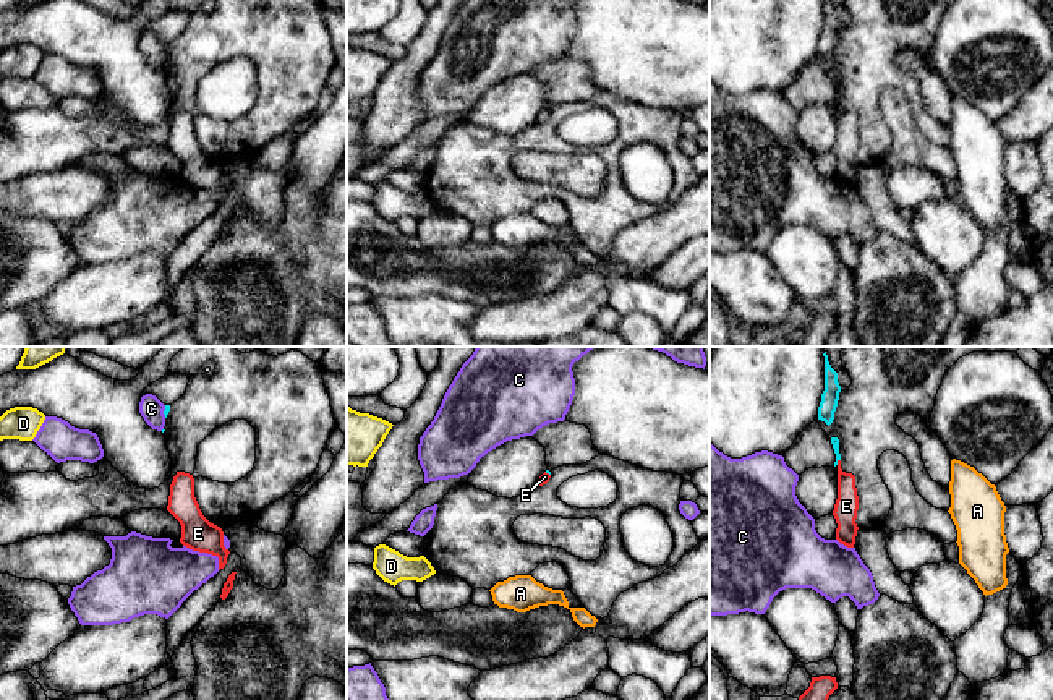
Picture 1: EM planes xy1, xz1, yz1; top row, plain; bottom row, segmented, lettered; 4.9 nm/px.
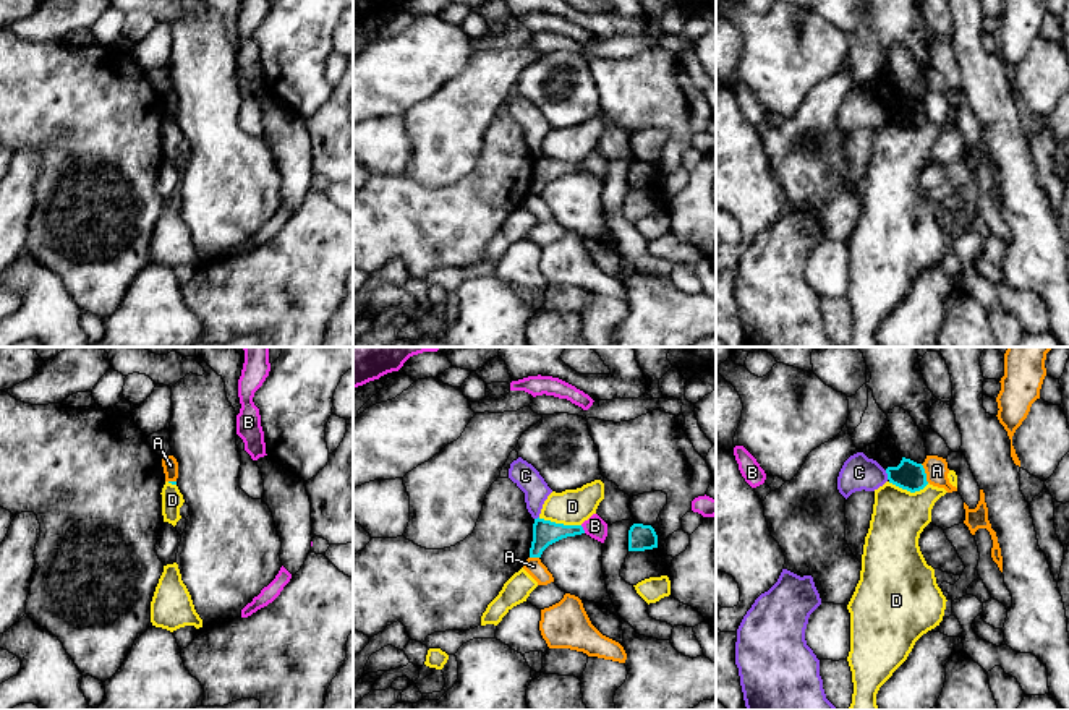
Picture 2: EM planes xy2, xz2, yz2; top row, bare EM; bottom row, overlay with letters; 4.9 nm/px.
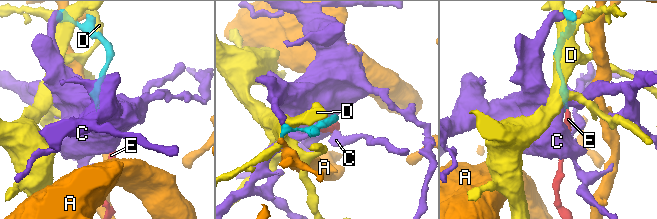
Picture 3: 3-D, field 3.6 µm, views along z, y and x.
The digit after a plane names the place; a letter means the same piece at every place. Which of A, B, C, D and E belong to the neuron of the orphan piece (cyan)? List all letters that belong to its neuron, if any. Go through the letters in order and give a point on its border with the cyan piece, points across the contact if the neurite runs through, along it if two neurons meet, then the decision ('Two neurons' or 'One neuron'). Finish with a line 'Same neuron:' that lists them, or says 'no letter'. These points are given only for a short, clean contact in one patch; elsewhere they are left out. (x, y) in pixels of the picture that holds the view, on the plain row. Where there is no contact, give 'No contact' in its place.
A: Touches cyan at yz2 (925, 111). Boundary: yz2 (920, 101), (928, 119). Two neurons
B: Touches cyan at xz2 (582, 166). Two neurons
C: Touches cyan at yz2 (888, 112). Two neurons
D: Touches cyan at xz2 (559, 161). Boundary: xz2 (538, 154), (580, 162). Two neurons
E: Touches cyan at yz1 (836, 99). Path across: yz1 (835, 78), (836, 99), (846, 119), (846, 143). One neuron
Same neuron: E

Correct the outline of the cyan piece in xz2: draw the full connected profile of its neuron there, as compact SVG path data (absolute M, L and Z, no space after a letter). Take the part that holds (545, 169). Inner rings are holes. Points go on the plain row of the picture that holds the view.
M534 156L533 178L530 185L530 195L541 195L543 188L567 173L585 170L581 162L564 162L544 156Z

